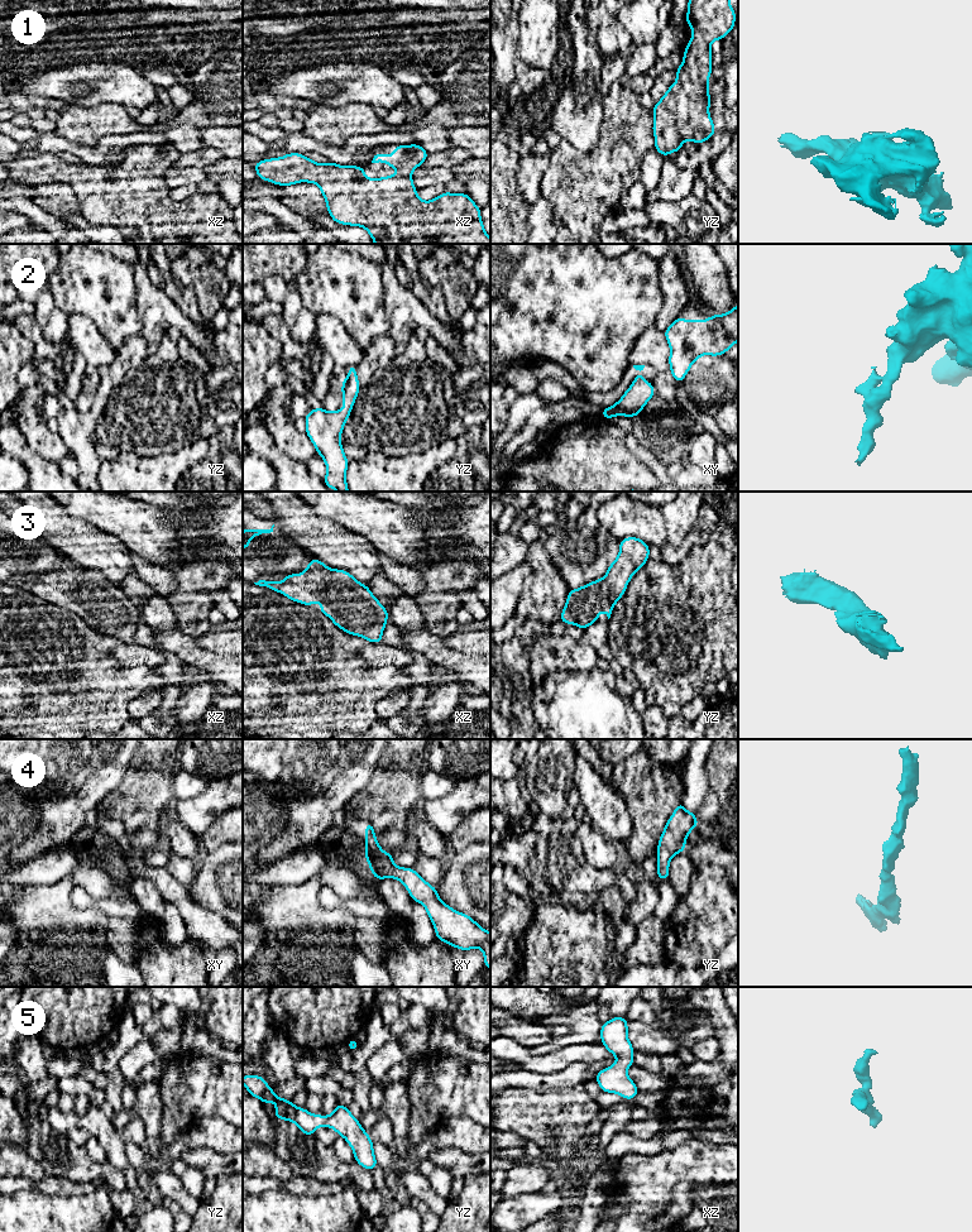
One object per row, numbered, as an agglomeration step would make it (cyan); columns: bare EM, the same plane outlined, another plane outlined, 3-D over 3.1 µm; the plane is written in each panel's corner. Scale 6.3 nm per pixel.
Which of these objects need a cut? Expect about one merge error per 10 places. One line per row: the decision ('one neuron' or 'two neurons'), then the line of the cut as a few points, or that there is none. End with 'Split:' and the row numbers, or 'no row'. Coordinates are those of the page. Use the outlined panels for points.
1: one neuron | no cut
2: one neuron | no cut
3: one neuron | no cut
4: one neuron | no cut
5: one neuron | no cut
Split: no row

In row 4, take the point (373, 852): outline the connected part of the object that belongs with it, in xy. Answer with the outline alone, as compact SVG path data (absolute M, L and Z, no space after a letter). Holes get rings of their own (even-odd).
M369 821L365 823L364 845L370 873L378 881L384 878L401 881L412 901L423 905L439 940L464 951L479 948L484 954L484 968L490 969L490 931L485 931L469 915L442 902L436 887L427 883L413 868L396 866L392 853L380 848L374 826Z

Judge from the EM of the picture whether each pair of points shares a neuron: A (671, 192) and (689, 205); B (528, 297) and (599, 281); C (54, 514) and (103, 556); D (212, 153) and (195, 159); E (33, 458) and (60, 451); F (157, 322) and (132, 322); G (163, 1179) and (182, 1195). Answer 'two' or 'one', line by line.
A: two
B: one
C: one
D: one
E: two
F: two
G: one

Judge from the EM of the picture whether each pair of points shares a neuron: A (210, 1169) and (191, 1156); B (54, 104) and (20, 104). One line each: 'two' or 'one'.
A: one
B: one

